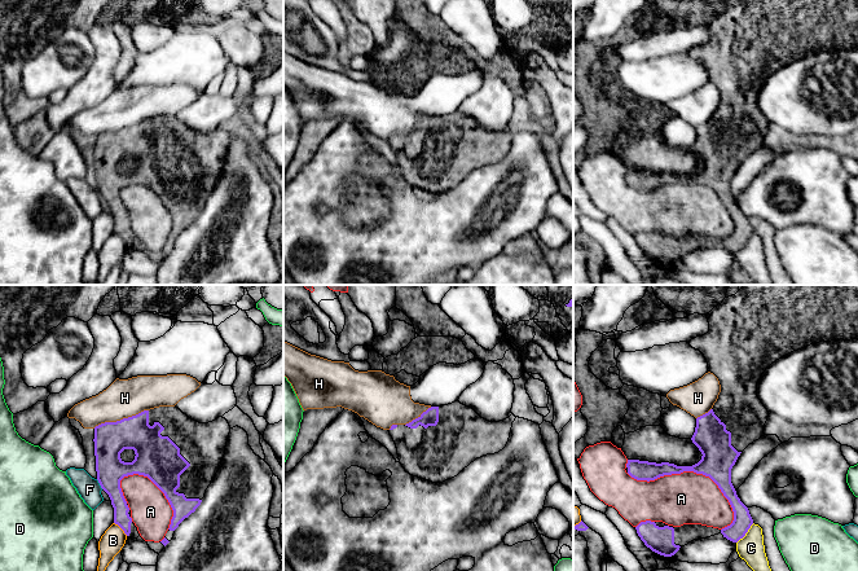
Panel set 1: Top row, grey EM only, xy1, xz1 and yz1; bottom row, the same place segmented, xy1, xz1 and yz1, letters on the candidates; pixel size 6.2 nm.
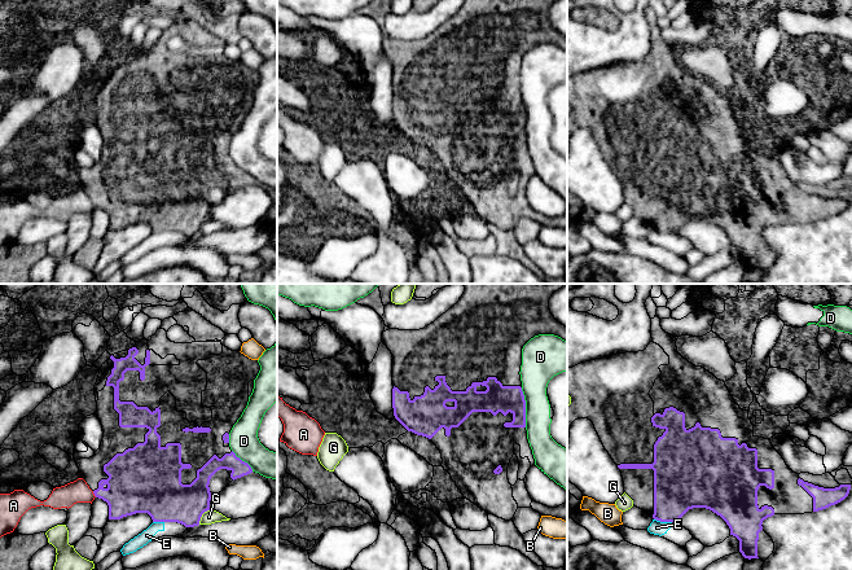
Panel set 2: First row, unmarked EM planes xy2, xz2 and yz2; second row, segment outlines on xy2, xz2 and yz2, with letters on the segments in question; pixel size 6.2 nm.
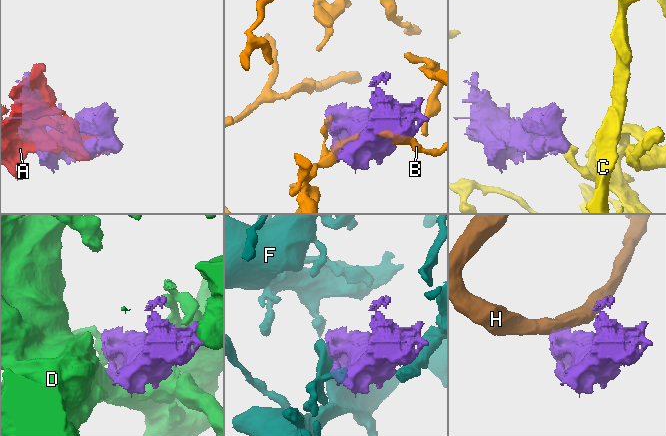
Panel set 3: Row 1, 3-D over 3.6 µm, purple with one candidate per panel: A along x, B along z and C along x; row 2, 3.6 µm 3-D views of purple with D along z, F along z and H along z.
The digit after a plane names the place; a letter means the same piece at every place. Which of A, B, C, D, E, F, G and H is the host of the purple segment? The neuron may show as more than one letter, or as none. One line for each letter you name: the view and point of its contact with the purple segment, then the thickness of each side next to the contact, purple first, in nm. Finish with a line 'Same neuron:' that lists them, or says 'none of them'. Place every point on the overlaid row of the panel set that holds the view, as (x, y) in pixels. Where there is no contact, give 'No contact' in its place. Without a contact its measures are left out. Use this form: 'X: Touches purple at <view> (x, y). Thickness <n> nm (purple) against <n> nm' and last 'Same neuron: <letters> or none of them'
Same neuron: none of them

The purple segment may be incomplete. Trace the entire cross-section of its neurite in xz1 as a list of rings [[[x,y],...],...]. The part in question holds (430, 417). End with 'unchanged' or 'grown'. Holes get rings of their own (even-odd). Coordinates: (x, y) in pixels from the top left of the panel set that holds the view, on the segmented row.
[[[454,401],[431,407],[406,425],[392,425],[400,464],[413,476],[443,483],[457,476],[476,458],[502,451],[515,416],[500,422],[481,418]]]; grown

